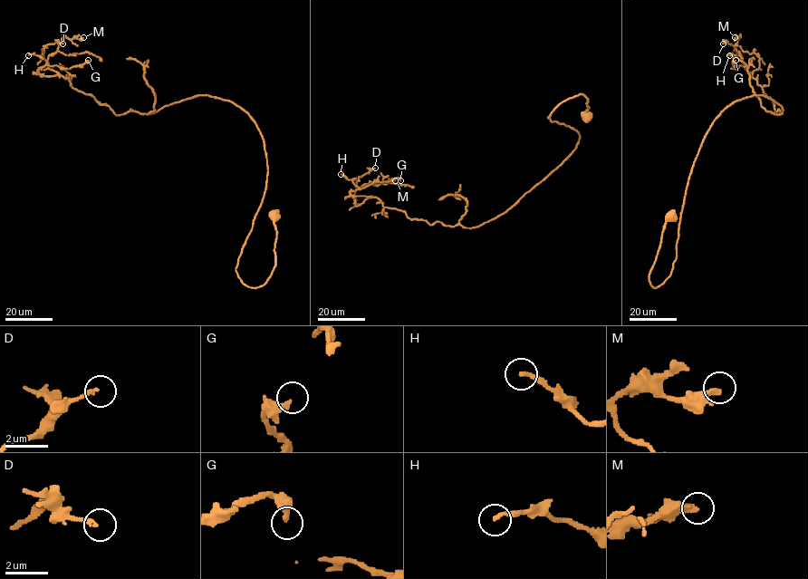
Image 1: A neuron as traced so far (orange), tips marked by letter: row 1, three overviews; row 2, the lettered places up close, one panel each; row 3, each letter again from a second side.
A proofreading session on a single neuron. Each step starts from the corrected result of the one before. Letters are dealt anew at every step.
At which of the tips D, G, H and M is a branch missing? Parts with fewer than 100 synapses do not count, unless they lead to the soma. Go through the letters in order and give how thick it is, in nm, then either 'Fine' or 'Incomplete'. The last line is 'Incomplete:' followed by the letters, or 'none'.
D: Thickness 150 nm. Fine
G: Thickness 300 nm. Fine
H: Thickness 180 nm. Fine
M: Thickness 320 nm. Fine
Incomplete: none

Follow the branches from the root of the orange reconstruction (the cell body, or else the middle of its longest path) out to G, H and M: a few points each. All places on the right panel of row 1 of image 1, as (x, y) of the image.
G: (669, 216), (649, 276), (654, 288), (671, 274), (688, 178), (712, 122), (754, 95), (783, 112), (735, 60)
H: (669, 216), (649, 276), (654, 288), (671, 274), (688, 178), (712, 122), (754, 95), (783, 112), (729, 55)
M: (669, 216), (654, 288), (671, 274), (712, 122), (754, 95), (783, 112), (735, 37)

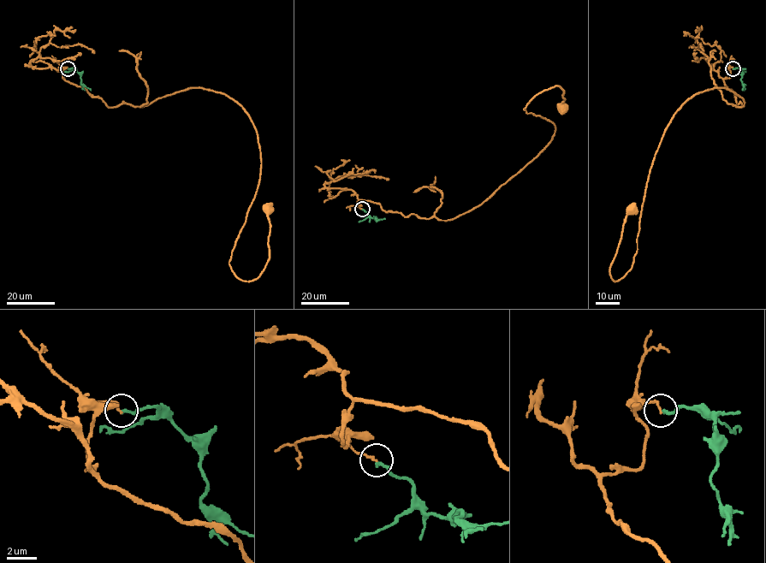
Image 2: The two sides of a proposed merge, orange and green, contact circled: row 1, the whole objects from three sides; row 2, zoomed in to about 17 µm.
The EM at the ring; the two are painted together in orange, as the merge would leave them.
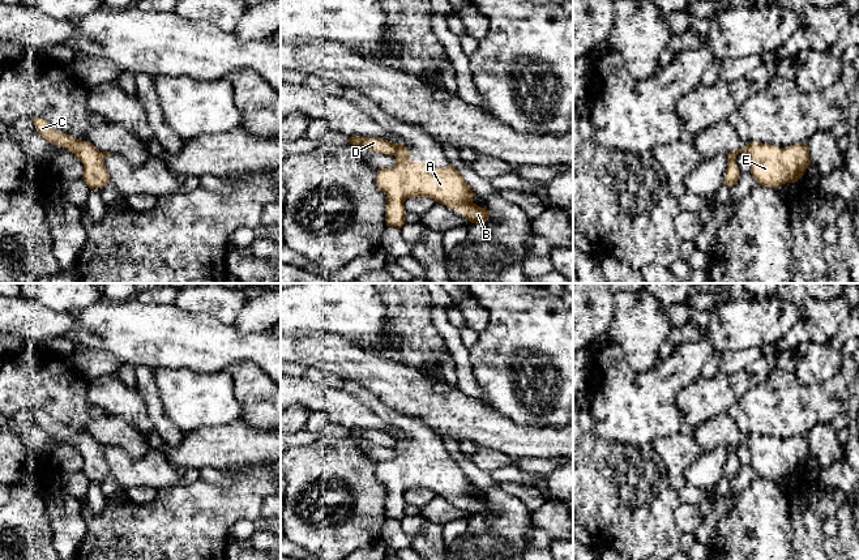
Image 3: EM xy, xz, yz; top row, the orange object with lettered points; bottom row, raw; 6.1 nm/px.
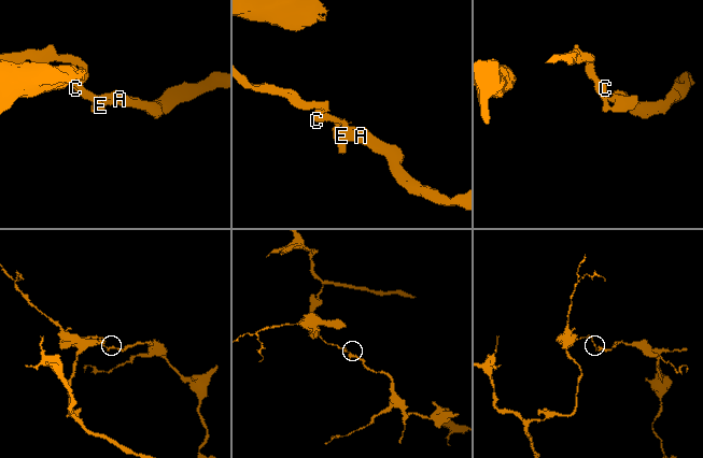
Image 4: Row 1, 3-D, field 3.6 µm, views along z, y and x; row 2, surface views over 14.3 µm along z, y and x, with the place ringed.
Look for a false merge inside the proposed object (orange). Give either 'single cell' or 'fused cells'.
fused cells

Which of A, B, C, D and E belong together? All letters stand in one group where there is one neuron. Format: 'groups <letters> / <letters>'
groups A B E / C D

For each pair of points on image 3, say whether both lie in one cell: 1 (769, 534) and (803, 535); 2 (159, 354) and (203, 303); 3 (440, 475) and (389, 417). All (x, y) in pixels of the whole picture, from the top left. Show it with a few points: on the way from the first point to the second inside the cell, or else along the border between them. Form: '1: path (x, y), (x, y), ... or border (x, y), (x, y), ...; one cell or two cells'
1: border (790, 516), (793, 546); two cells
2: border (174, 303), (189, 312), (212, 315), (223, 324); two cells
3: path (424, 460), (421, 456), (415, 437), (405, 427); one cell

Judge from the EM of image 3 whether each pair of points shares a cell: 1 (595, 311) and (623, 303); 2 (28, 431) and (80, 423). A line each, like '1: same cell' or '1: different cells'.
1: different cells
2: same cell

